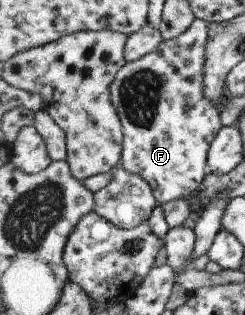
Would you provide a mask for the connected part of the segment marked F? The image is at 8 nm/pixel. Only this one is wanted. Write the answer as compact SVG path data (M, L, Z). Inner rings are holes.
M202 19L194 20L192 26L178 38L165 39L157 50L150 52L146 57L127 62L110 86L110 98L121 118L125 134L120 165L132 174L140 174L152 186L154 196L162 206L198 194L198 188L211 172L210 146L222 130L223 124L219 107L204 94L208 45L209 24Z

